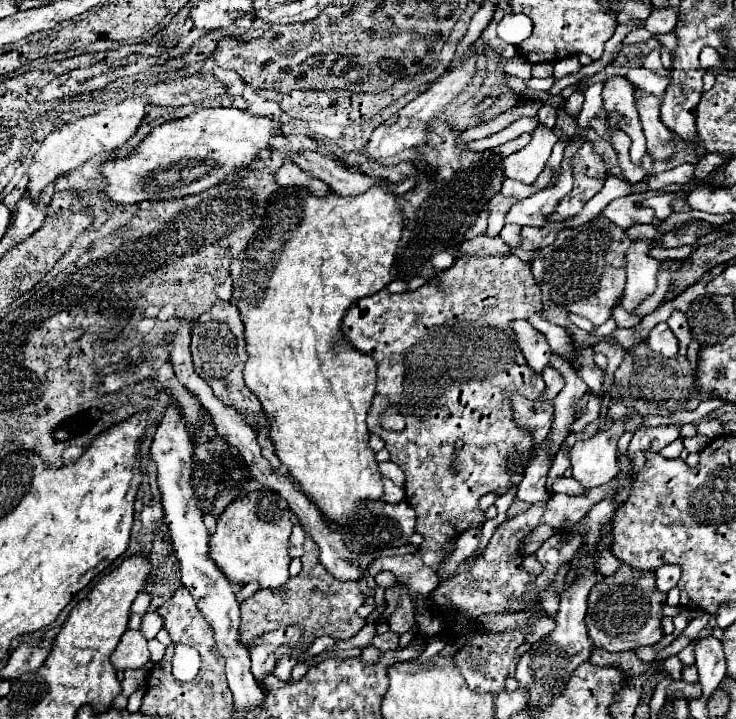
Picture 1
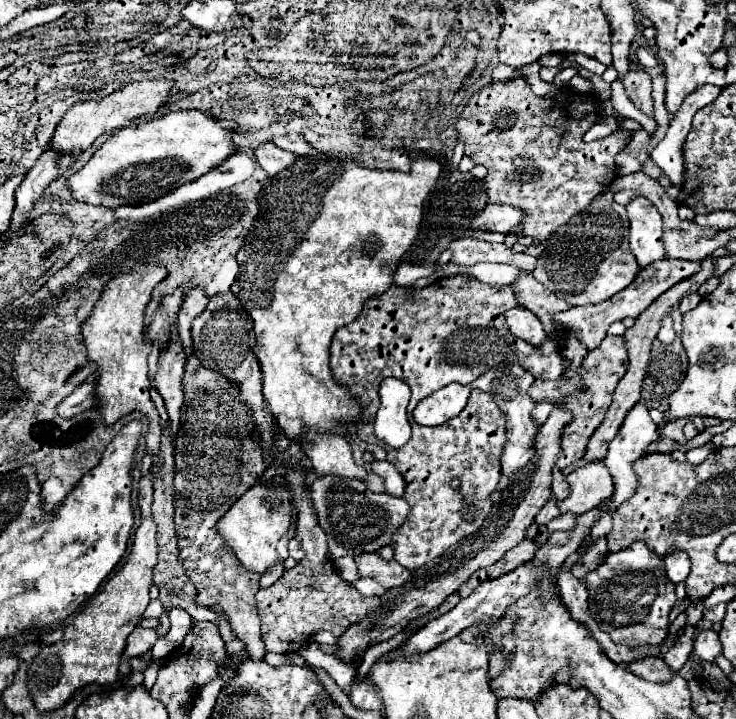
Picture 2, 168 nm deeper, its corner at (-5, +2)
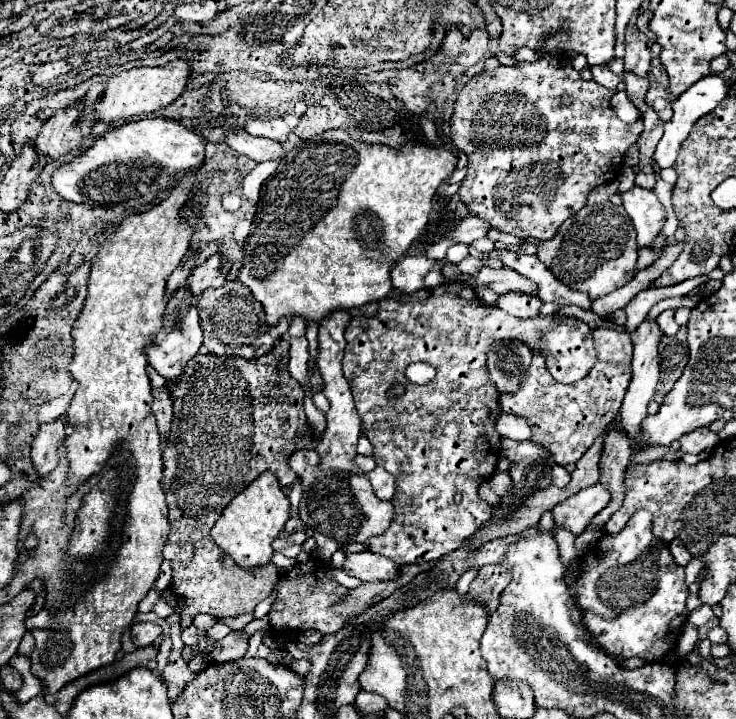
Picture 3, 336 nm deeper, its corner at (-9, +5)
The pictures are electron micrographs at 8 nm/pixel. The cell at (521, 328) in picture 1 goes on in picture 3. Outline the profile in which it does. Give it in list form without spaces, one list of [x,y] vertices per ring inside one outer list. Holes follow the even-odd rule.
[[[507,292],[507,294],[501,294],[495,304],[501,310],[505,310],[507,314],[517,316],[517,318],[537,316],[539,314],[539,308],[541,308],[541,304],[537,304],[537,298],[535,296],[527,296],[523,292]]]

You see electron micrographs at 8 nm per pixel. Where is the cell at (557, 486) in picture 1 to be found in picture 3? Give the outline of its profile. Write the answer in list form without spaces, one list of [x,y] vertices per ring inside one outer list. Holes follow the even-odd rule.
[[[553,464],[553,484],[559,486],[559,488],[563,488],[563,486],[569,484],[569,480],[571,480],[571,474],[563,466]]]

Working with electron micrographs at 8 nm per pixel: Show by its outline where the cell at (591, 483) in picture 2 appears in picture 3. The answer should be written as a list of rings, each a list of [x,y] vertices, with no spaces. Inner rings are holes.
[[[593,484],[567,498],[565,502],[557,504],[553,508],[553,520],[555,524],[579,536],[585,532],[587,524],[591,524],[591,520],[609,504],[609,498],[611,496],[601,484]]]

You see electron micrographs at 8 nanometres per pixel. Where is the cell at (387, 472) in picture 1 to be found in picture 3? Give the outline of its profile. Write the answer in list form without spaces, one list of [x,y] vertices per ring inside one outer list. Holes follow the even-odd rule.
[[[375,468],[373,472],[369,472],[367,474],[367,478],[369,478],[369,482],[371,482],[371,486],[373,486],[373,492],[375,492],[375,496],[379,496],[379,500],[383,498],[383,500],[391,500],[391,496],[393,496],[393,492],[395,492],[395,478],[391,478],[391,474],[387,474],[387,470],[385,468]]]

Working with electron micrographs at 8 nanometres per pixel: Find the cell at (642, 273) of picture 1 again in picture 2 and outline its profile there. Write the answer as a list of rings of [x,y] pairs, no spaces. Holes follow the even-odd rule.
[[[635,197],[627,205],[627,215],[631,253],[635,255],[639,269],[645,269],[665,257],[665,247],[661,239],[661,215],[655,207],[651,207],[651,201],[643,197]]]

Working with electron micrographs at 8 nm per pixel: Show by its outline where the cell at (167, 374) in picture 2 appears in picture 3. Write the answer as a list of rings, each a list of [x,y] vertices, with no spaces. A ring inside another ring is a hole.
[[[179,286],[167,302],[163,312],[163,328],[153,336],[153,342],[145,348],[145,356],[149,366],[153,366],[167,382],[181,376],[185,364],[199,352],[203,342],[203,330],[199,326],[199,312],[197,312],[197,298],[189,292],[189,286]]]

